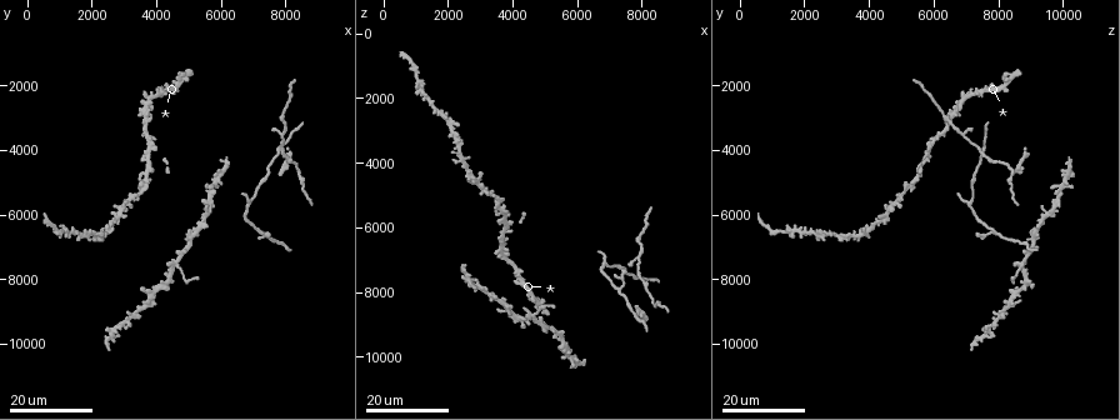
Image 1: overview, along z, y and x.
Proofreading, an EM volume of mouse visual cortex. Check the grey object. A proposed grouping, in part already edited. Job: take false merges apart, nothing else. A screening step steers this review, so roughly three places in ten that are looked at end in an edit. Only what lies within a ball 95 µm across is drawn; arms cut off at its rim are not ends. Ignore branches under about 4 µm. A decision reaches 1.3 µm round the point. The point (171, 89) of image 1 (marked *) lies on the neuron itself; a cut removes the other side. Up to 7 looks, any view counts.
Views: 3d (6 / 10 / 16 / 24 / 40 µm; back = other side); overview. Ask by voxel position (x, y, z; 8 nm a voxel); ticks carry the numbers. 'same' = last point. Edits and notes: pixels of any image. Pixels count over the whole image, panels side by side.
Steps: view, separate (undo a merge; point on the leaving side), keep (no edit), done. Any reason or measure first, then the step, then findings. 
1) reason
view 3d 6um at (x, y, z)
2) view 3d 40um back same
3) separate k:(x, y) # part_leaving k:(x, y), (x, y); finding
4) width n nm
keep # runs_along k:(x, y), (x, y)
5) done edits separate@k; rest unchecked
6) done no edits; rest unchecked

two arms in line, one across
view 3d 24um at (8000, 4000, 7500)

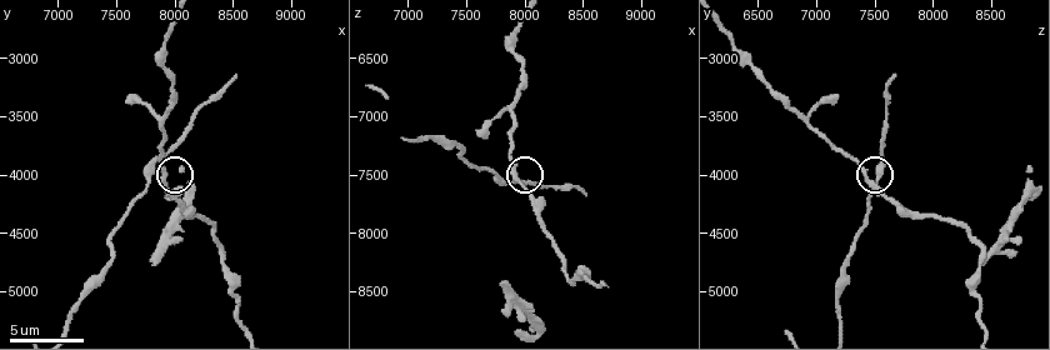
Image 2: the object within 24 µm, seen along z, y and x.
closer look
view 3d 6um at (7920, 4040, 7460)

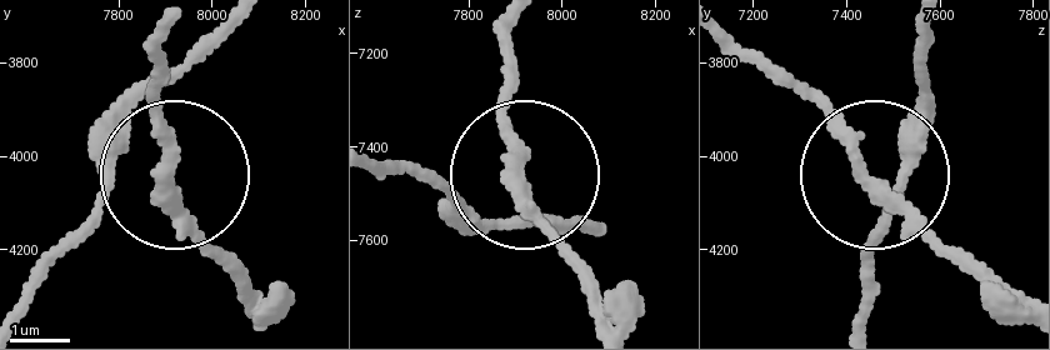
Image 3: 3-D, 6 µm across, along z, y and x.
arms 3
keep # continuous, no second neuron

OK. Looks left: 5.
three-way junction
view 3d 24um at (6900, 5700, 7200)

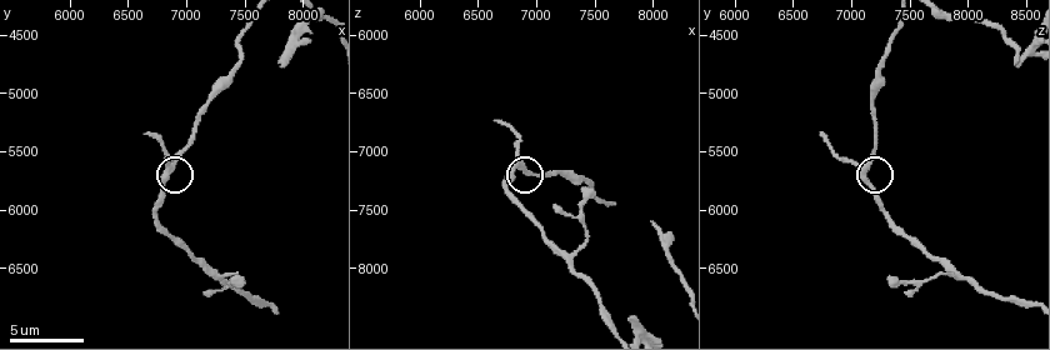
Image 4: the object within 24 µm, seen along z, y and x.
closer look
view 3d 10um at (6860, 5680, 7100)

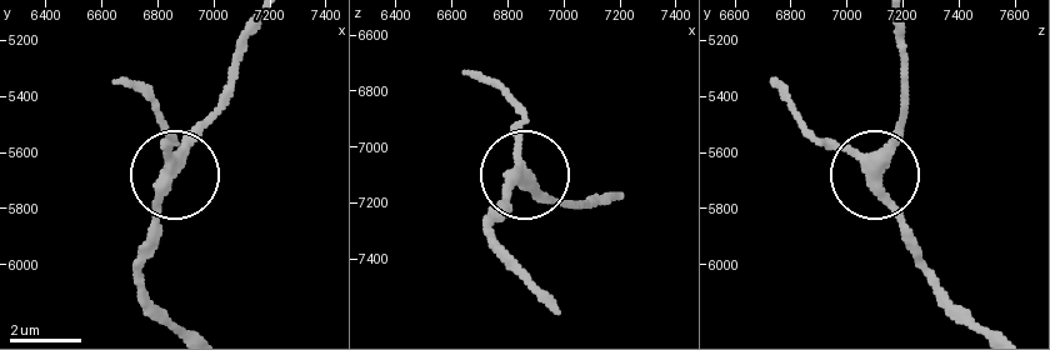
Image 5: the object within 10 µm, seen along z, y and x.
arms 3
keep # one neuron here

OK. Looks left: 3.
branch point
view 3d 10um at (7280, 6580, 7900)

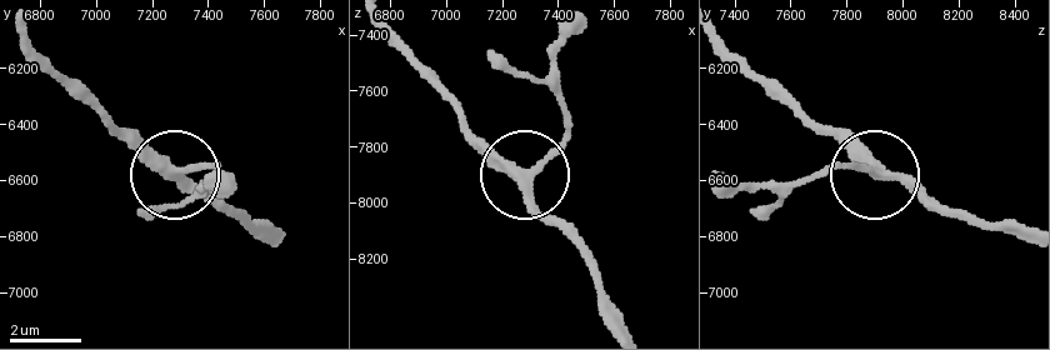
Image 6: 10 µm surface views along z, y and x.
width 260 nm
keep # one neuron here

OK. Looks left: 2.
done no edits; rest unchecked

